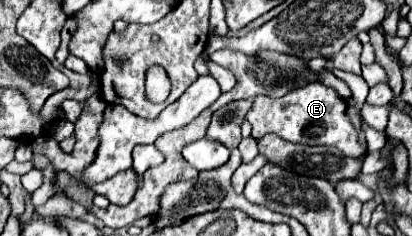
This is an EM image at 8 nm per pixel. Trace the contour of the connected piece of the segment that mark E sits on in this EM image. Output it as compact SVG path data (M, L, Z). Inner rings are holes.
M311 82L303 88L297 88L283 98L271 100L267 96L257 96L253 108L247 114L247 120L253 128L253 138L259 140L265 134L277 134L289 142L309 144L309 146L335 146L345 156L359 158L365 148L359 144L357 130L347 116L347 102L337 96L337 92L321 82Z

